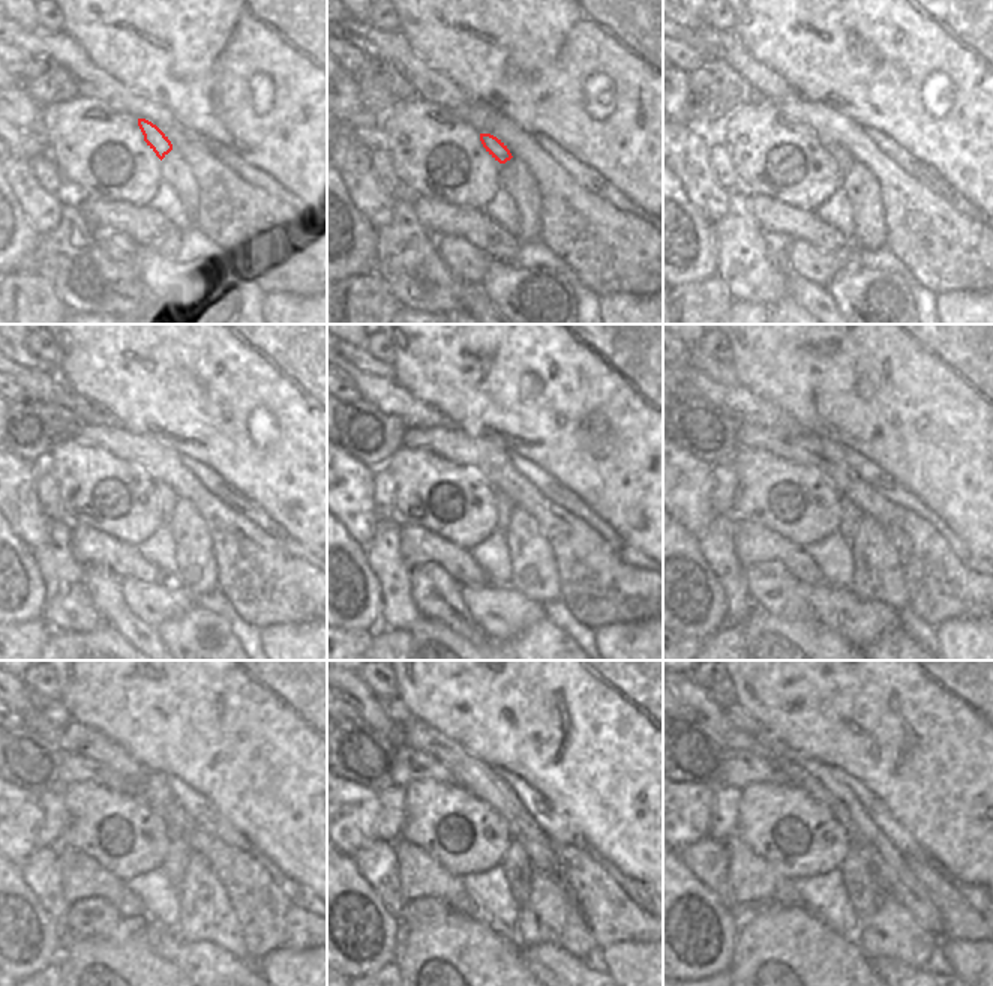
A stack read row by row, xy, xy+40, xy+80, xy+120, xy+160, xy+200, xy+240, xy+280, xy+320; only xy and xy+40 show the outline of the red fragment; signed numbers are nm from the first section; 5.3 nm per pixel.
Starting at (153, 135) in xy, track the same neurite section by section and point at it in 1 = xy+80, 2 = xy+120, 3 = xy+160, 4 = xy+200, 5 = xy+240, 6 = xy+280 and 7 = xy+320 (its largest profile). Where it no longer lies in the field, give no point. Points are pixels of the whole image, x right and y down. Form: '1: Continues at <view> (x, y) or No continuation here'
1: Continues at xy+80 (843, 159)
2: Continues at xy+120 (167, 499)
3: Continues at xy+160 (504, 503)
4: Continues at xy+200 (851, 517)
5: Continues at xy+240 (179, 854)
6: Continues at xy+280 (516, 865)
7: Continues at xy+320 (861, 887)

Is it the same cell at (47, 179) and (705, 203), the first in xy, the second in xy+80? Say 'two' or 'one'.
two

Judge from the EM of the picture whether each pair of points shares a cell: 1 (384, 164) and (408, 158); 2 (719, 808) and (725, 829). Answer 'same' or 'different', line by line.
1: different
2: same

